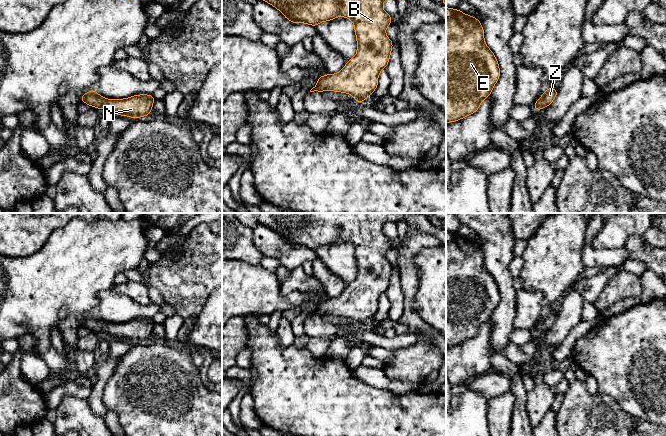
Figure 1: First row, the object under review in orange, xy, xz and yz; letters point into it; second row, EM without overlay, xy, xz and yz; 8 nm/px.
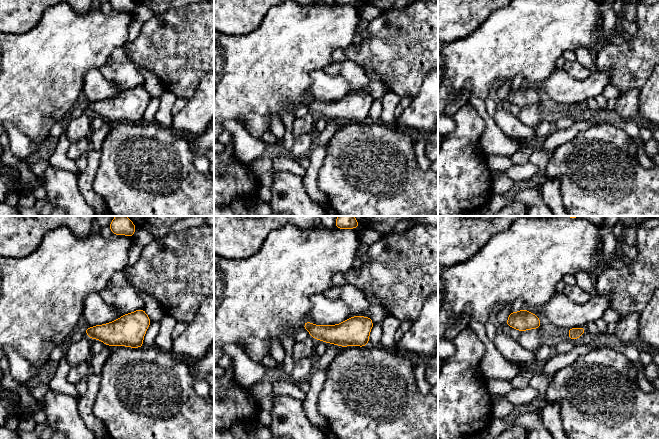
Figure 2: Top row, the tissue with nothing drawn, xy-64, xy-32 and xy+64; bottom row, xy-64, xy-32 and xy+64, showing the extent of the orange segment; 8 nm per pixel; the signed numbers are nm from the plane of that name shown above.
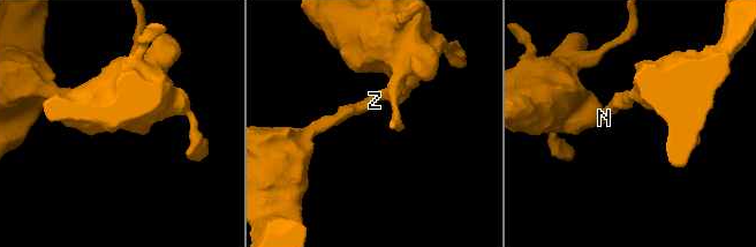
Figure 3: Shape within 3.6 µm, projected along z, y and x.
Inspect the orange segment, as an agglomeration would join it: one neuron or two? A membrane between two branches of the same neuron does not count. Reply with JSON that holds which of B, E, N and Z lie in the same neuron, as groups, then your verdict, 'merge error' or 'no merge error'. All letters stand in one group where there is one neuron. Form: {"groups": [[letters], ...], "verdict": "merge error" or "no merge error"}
{"groups": [["B", "E", "N", "Z"]], "verdict": "no merge error"}

